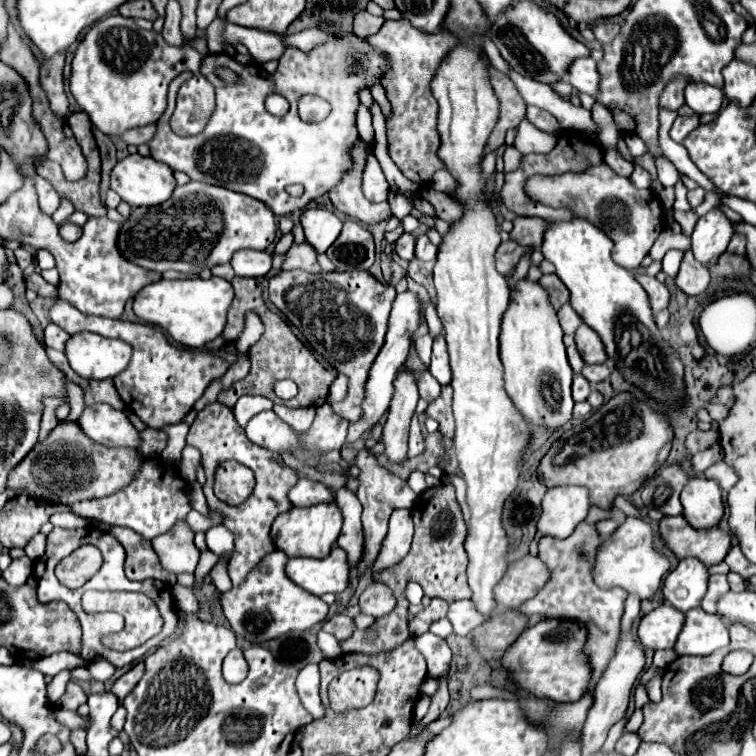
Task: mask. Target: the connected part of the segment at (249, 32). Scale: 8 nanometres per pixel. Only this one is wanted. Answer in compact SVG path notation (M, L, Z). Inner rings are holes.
M226 23L224 39L228 43L242 43L242 45L246 45L250 55L258 63L280 59L284 49L286 49L284 37L278 35L278 33L270 33L270 31L262 31L262 29L248 29L248 27L232 25L232 23Z

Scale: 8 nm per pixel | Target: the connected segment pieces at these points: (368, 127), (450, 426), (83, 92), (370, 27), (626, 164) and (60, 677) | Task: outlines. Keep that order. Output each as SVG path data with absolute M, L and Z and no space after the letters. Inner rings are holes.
M358 105L356 111L356 127L360 133L360 139L364 141L374 141L374 129L372 129L372 115L366 105Z
M445 385L442 386L440 397L436 397L426 409L426 417L432 417L439 423L438 430L441 433L442 443L446 451L452 447L455 426L450 405L452 405L452 387Z
M110 15L102 21L94 23L90 31L80 41L74 59L72 59L72 75L70 75L70 93L74 95L76 103L82 111L88 113L92 125L100 129L102 133L110 137L122 135L126 129L152 125L160 119L160 115L166 111L166 95L170 81L180 75L182 71L200 71L204 55L196 51L190 43L190 39L184 37L184 43L180 47L172 47L164 43L162 33L158 31L146 31L136 25L134 19L122 17L122 15Z
M360 11L354 17L354 33L364 39L376 33L382 27L382 23L384 23L384 17L376 17L376 15L370 15L368 11Z
M606 151L604 161L613 171L623 177L630 177L634 170L634 164L622 158L618 151Z
M62 671L58 673L52 683L48 683L48 693L50 693L50 703L58 703L58 699L64 695L66 691L66 683L70 681L70 671Z

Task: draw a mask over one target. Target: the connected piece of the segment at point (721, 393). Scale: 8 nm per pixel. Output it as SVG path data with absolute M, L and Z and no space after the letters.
M720 387L718 393L712 397L712 403L720 403L720 405L726 405L726 407L732 407L734 397L732 397L730 387Z

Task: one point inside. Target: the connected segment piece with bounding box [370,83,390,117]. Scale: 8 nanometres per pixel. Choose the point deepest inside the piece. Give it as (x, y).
(377, 90)

